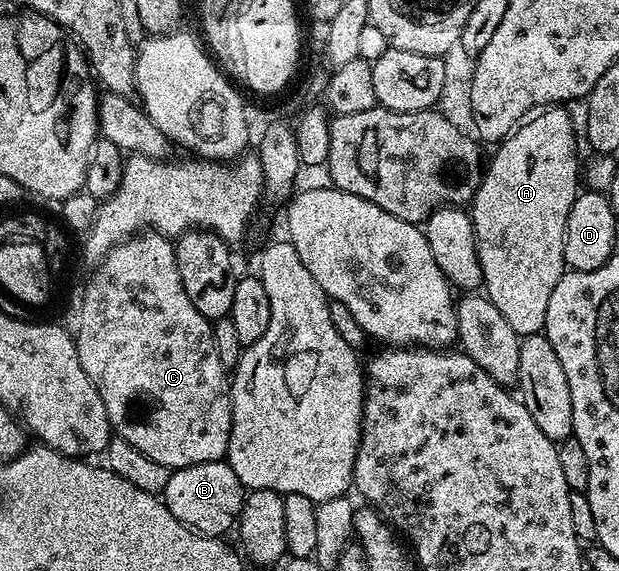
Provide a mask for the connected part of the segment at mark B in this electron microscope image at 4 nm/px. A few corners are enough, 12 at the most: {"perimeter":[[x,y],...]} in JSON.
{"perimeter":[[225,460],[175,468],[162,498],[212,538],[237,524],[246,489]]}

